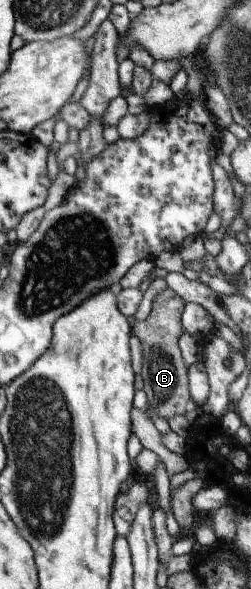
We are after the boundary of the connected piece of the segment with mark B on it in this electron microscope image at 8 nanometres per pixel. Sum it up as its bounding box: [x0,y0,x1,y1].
[131,288,190,420]

